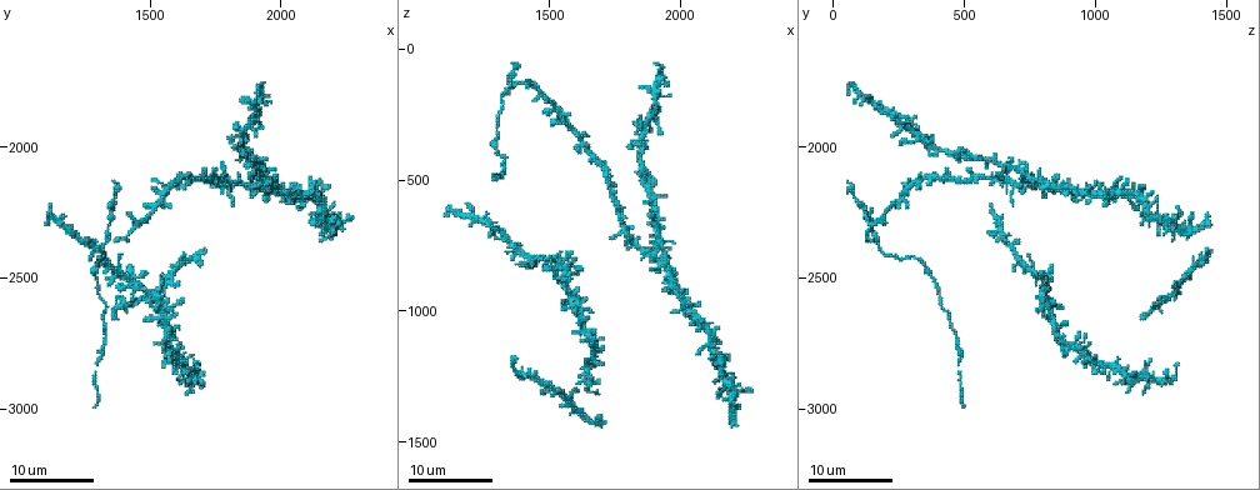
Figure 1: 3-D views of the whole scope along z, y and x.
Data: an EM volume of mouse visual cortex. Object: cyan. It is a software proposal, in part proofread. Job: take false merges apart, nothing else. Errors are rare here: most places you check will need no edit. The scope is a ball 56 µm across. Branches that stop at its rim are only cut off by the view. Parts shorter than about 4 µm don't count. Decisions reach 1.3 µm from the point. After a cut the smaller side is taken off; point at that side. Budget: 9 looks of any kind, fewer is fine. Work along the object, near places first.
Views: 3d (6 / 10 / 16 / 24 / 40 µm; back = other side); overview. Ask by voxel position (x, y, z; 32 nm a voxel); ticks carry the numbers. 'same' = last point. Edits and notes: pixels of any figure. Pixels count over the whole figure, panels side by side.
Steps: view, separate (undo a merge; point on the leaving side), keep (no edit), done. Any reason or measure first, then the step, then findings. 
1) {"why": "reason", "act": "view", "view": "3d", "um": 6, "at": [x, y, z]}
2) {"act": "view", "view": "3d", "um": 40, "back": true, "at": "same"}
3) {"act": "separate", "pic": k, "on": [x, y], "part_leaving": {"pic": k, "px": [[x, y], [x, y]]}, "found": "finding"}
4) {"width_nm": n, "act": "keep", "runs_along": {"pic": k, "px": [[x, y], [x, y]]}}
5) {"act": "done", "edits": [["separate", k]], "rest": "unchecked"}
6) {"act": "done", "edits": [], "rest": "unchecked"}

{"why": "two arms in line, one across", "act": "view", "view": "3d", "um": 24, "at": [1450, 2310, 140]}

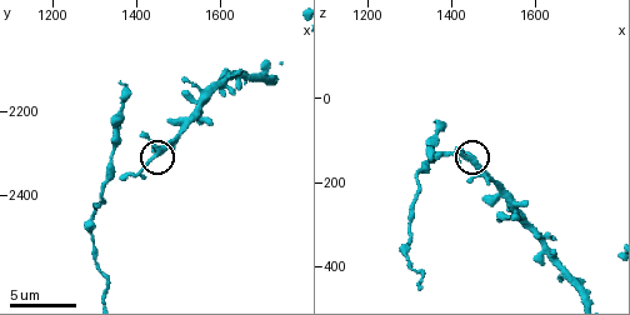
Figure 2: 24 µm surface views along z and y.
{"act": "view", "view": "3d", "um": 6, "at": [1445, 2305, 150]}

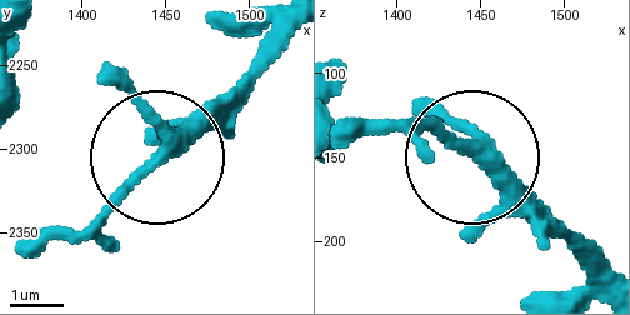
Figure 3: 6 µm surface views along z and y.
{"act": "keep", "runs_along": {"pic": 3, "px": [[349, 139], [444, 135], [574, 246]]}, "found": "one cell here"}

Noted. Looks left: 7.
{"act": "view", "view": "3d", "um": 24, "at": [1230, 2350, 650]}

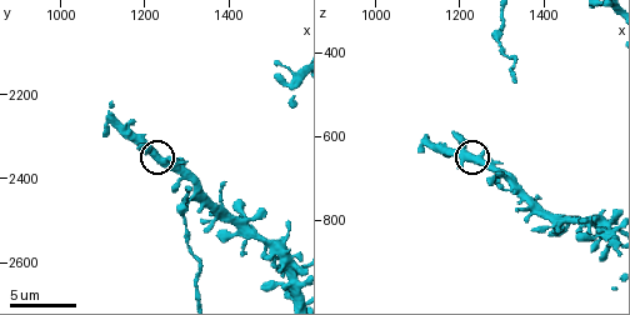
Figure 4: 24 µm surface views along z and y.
{"why": "zoom in", "act": "view", "view": "3d", "um": 10, "at": [1235, 2360, 655]}

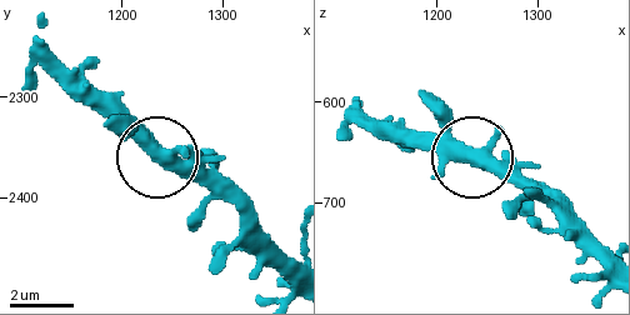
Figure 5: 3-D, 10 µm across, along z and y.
{"act": "view", "view": "3d", "um": 10, "back": true, "at": [1230, 2354, 654]}

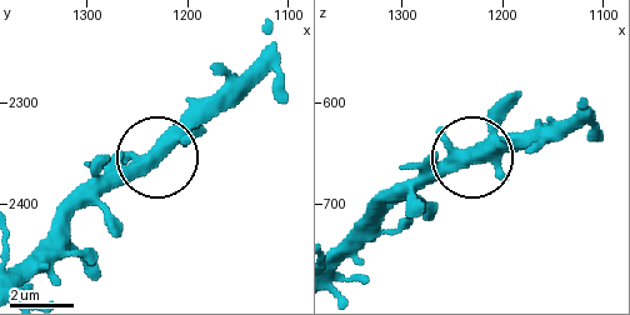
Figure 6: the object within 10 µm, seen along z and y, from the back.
{"width_nm": 370, "act": "keep", "found": "one cell here"}

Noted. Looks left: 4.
{"why": "narrows sharply", "act": "view", "view": "3d", "um": 16, "at": [1315, 2575, 410]}

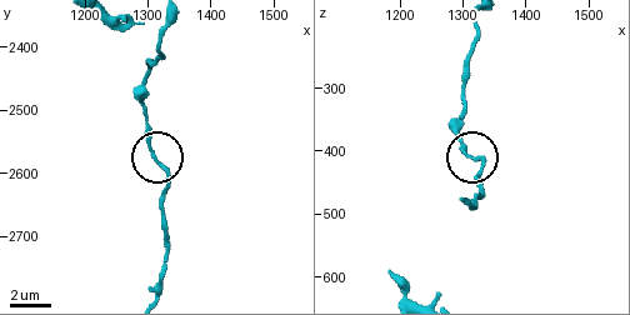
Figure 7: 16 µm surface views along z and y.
{"act": "view", "view": "3d", "um": 6, "at": [1310, 2570, 405]}

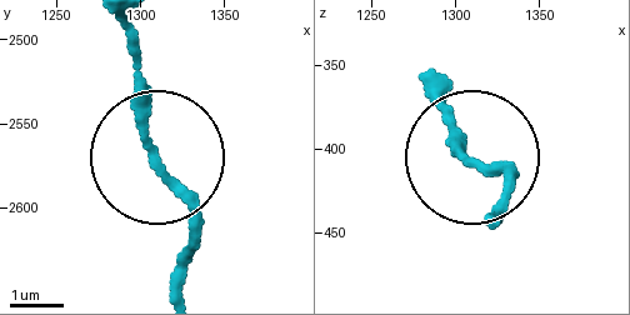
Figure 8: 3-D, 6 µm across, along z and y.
{"width_nm": 170, "act": "keep", "runs_along": {"pic": 8, "px": [[446, 91], [455, 145], [504, 168], [509, 208]]}, "found": "all the same cell"}

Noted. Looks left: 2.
{"why": "looks like a crossing", "act": "view", "view": "3d", "um": 16, "at": [1940, 2120, 760]}

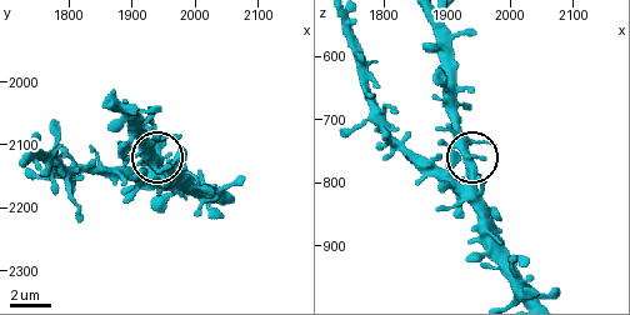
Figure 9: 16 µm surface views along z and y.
{"why": "closer look", "act": "view", "view": "3d", "um": 6, "at": "same"}

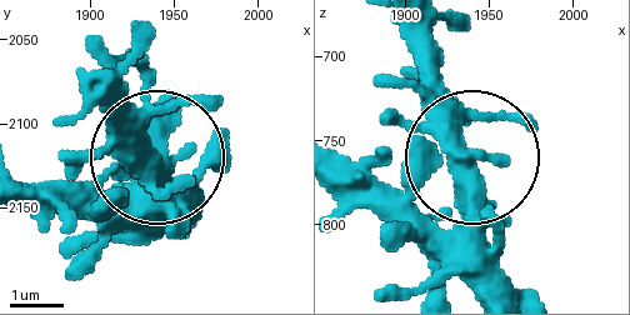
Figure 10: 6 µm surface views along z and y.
{"width_nm": 380, "act": "keep", "found": "all the same cell"}

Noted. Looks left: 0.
{"act": "done", "edits": [], "rest": "unchecked"}

